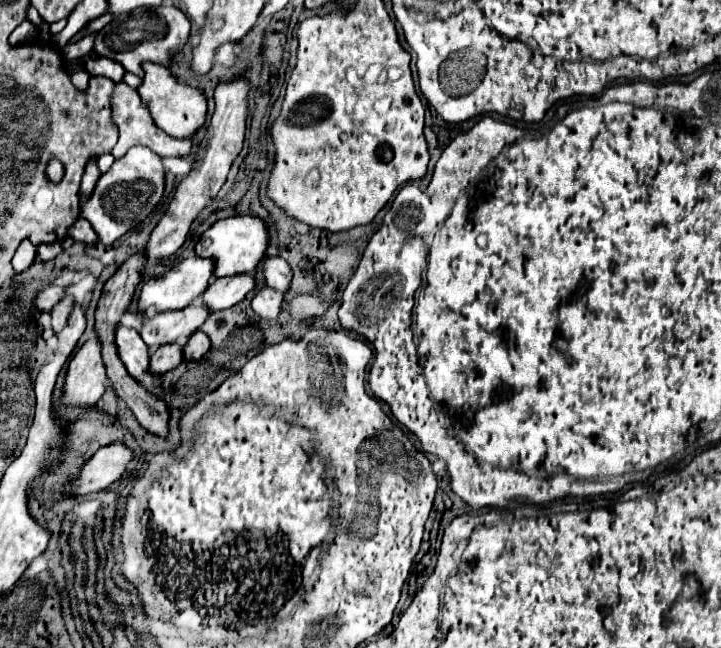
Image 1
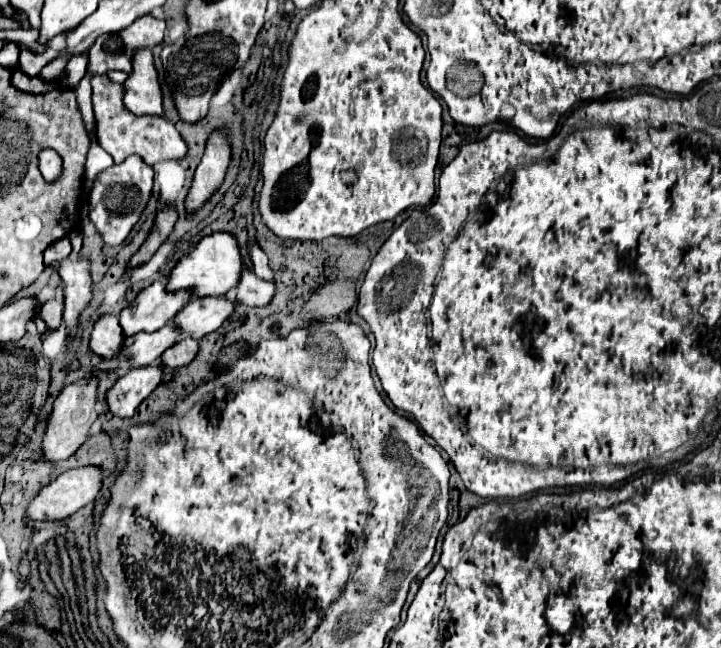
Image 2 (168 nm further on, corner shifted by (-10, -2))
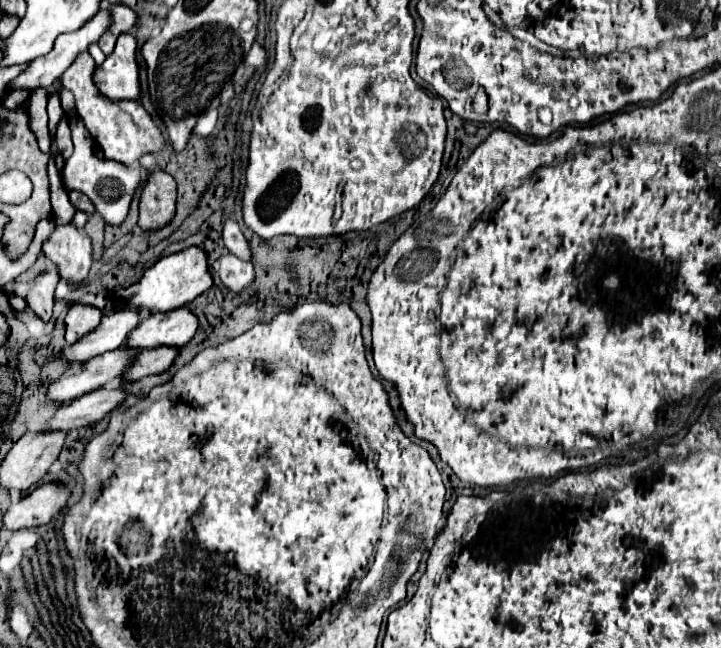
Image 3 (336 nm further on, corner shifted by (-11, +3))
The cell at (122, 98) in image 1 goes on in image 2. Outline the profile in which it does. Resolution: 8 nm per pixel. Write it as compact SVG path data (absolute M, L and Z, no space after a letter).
M93 74L91 76L91 88L93 88L93 114L97 120L97 142L101 148L105 148L115 164L123 162L127 156L137 154L147 162L149 166L161 162L161 160L181 160L187 152L187 144L175 130L175 126L163 118L163 116L135 116L131 114L123 100L123 86L111 82L105 74Z

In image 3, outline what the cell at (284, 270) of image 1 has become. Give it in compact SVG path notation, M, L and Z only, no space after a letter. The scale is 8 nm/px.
M226 221L226 223L224 223L222 237L224 237L224 243L226 243L226 247L230 249L230 253L234 253L236 257L240 257L240 259L244 259L244 261L252 261L250 245L248 245L246 237L242 235L242 231L240 231L240 227L238 227L236 221Z

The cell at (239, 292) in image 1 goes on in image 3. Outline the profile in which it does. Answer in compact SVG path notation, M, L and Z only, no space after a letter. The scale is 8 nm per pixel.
M172 309L172 313L154 313L144 319L126 339L134 349L154 349L158 345L186 345L198 331L198 317L188 309Z

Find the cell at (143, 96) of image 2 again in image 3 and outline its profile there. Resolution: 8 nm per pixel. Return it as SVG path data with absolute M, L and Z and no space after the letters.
M122 33L116 41L114 53L96 69L94 81L108 99L140 99L140 65L136 61L136 51L136 37Z

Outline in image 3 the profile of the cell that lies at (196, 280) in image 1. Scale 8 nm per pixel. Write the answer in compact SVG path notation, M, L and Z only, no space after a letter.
M124 307L110 315L104 315L96 333L88 333L88 337L84 337L84 341L80 341L80 345L72 345L72 347L66 345L62 351L62 357L66 361L84 363L100 353L112 351L128 339L128 333L132 333L132 329L136 329L136 325L146 315L150 315L150 313L134 309L134 307Z

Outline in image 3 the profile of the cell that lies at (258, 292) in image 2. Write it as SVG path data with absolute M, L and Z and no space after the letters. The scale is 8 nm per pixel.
M224 255L218 259L216 263L216 273L220 275L222 283L232 289L234 293L242 293L244 289L248 289L254 279L256 279L256 271L254 265L250 261L242 261L236 255Z

